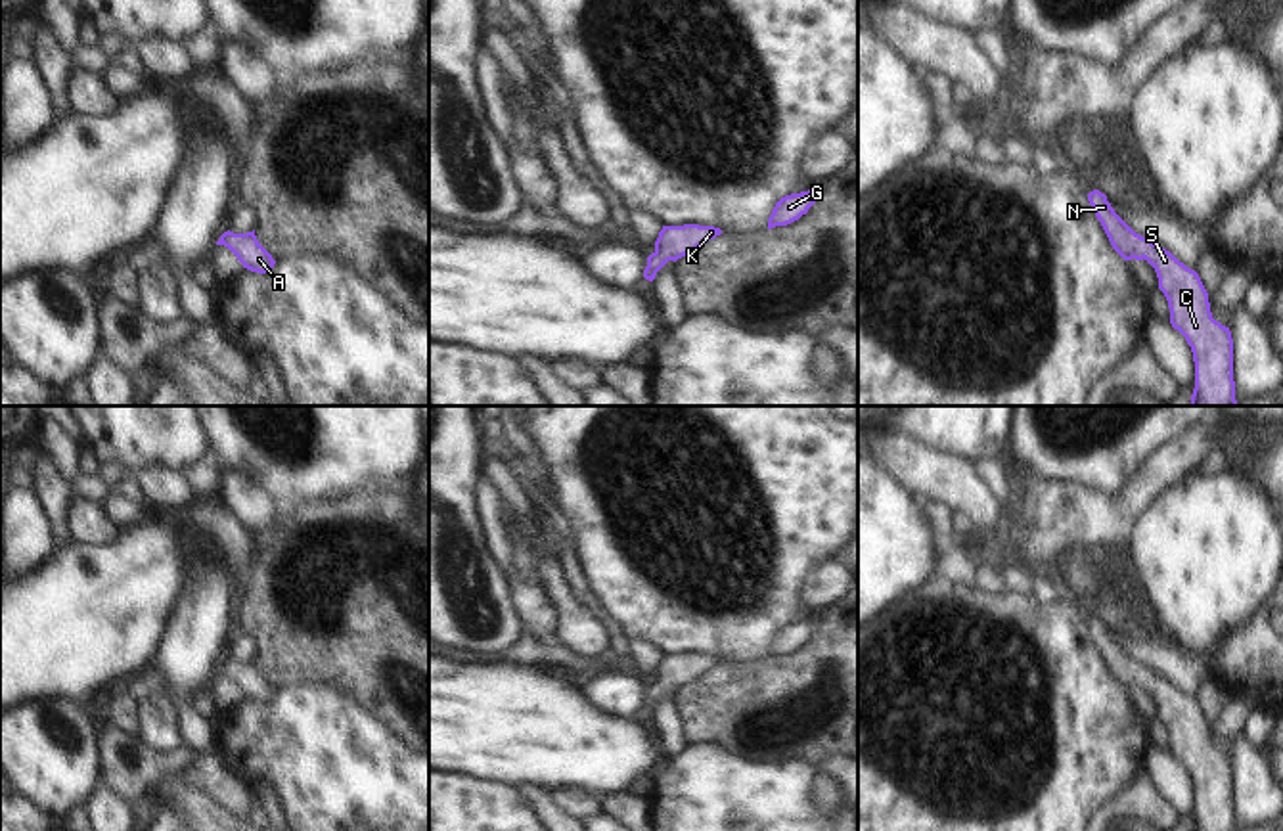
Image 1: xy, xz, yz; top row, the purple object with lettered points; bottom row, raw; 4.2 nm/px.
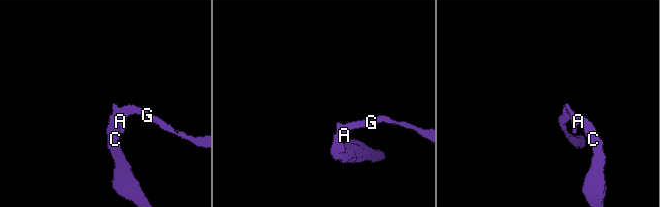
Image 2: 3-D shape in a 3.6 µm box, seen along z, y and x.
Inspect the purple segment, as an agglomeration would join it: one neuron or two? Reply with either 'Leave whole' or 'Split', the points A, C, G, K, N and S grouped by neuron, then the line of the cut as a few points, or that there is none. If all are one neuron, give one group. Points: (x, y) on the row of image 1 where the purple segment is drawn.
Leave whole. Groups: A C G K N S. No split.

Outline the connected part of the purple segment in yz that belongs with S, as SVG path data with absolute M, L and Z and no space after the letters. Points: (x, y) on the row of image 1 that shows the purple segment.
M1099 190L1088 201L1113 249L1124 260L1147 260L1159 278L1170 308L1170 324L1193 352L1195 389L1191 406L1237 406L1233 381L1233 339L1229 327L1212 318L1208 293L1199 274L1170 251L1136 234L1111 207Z

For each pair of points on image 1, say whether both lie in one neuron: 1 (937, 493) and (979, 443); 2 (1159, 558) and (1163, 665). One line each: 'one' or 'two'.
1: two
2: two

